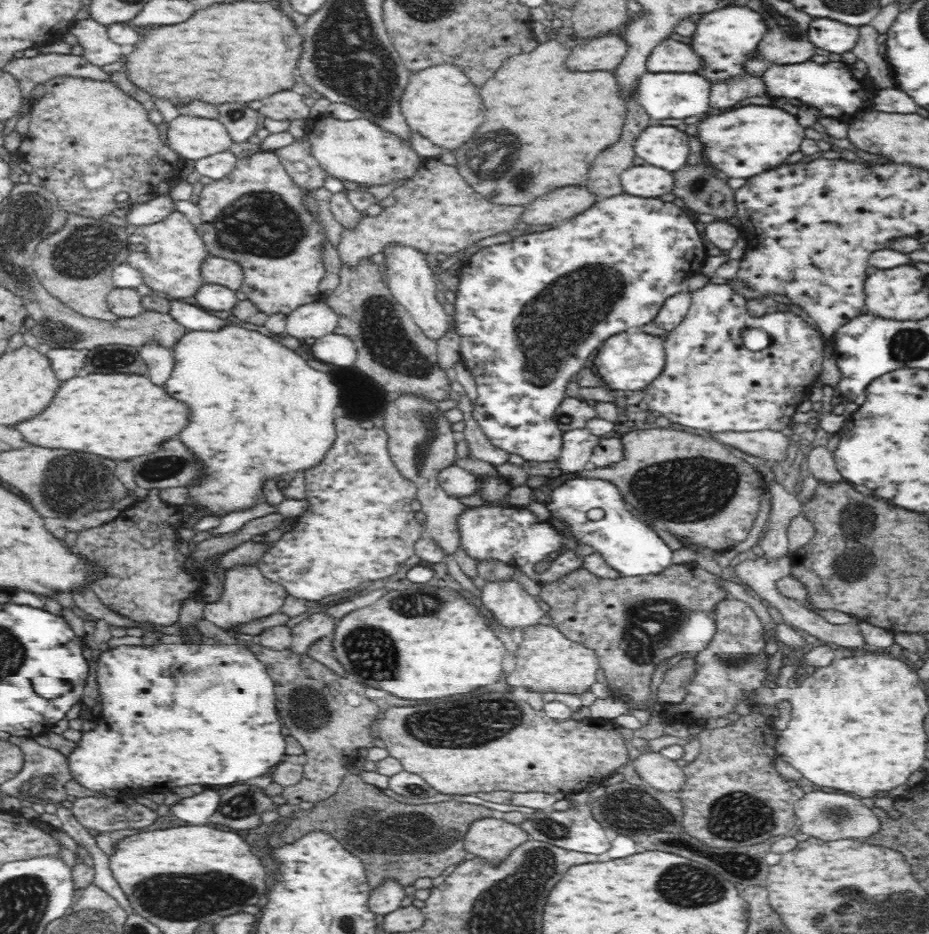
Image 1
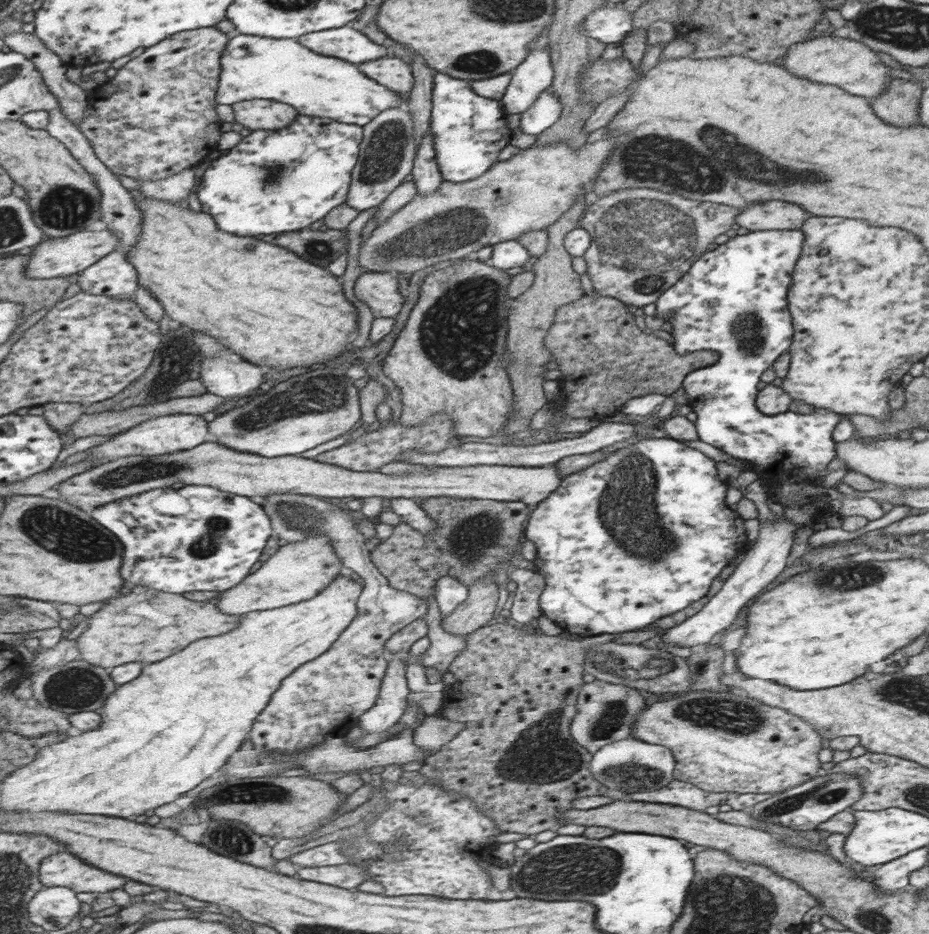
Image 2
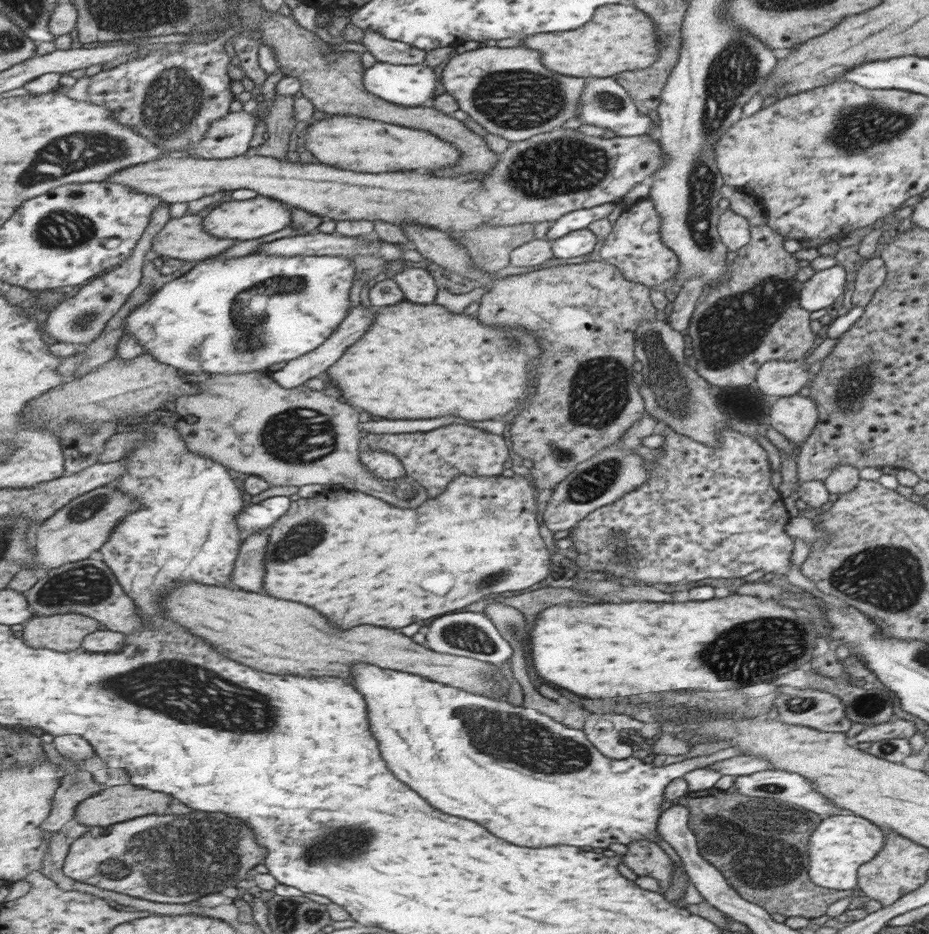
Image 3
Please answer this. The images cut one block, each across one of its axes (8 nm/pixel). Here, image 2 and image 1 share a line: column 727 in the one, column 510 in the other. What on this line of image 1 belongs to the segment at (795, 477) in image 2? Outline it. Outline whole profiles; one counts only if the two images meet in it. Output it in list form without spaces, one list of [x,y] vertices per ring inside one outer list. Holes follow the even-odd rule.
[[[623,192],[618,196],[605,197],[604,200],[596,201],[582,214],[559,224],[554,224],[553,227],[547,230],[525,233],[507,242],[479,248],[461,263],[461,267],[457,271],[458,285],[455,291],[454,303],[452,303],[454,313],[452,314],[451,322],[449,322],[451,324],[450,330],[460,335],[460,352],[463,366],[474,378],[478,378],[478,380],[475,380],[476,387],[478,387],[478,399],[473,405],[474,421],[480,425],[490,444],[495,446],[498,451],[504,450],[508,455],[519,456],[526,462],[557,463],[562,455],[562,444],[540,444],[540,446],[538,444],[522,444],[520,440],[516,440],[516,434],[514,434],[516,426],[522,426],[522,432],[524,432],[524,428],[532,428],[534,426],[534,430],[540,432],[542,440],[546,440],[546,442],[552,442],[556,438],[562,440],[563,433],[560,431],[560,434],[558,434],[557,426],[552,418],[554,418],[556,410],[564,401],[566,384],[568,384],[570,376],[574,376],[584,366],[587,366],[586,360],[588,360],[588,356],[594,352],[594,348],[599,349],[604,340],[608,340],[610,336],[620,334],[620,332],[624,332],[628,328],[648,324],[650,320],[656,318],[664,302],[672,294],[678,294],[682,290],[688,291],[688,278],[694,278],[696,274],[701,272],[708,255],[702,240],[700,240],[698,228],[694,226],[690,216],[686,216],[676,206],[674,208],[672,206],[674,204],[662,202],[658,198],[640,198],[640,196],[636,198],[636,196]]]

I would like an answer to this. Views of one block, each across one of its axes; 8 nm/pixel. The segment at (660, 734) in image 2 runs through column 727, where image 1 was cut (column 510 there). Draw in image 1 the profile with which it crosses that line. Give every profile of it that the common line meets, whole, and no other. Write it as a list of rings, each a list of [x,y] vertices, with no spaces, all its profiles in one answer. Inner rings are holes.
[[[472,692],[472,694],[462,694],[460,698],[448,698],[446,702],[448,704],[432,700],[432,704],[424,706],[392,706],[388,708],[388,712],[379,713],[384,716],[380,716],[378,728],[379,737],[384,742],[384,748],[389,756],[401,762],[404,771],[420,775],[441,795],[466,796],[466,794],[475,795],[479,792],[492,791],[574,793],[576,784],[578,790],[585,790],[591,783],[599,783],[608,777],[615,768],[624,766],[628,760],[625,738],[620,731],[606,730],[604,726],[594,726],[585,721],[577,722],[572,718],[558,722],[550,718],[544,710],[532,710],[528,702],[522,702],[512,694]],[[430,734],[436,746],[450,746],[450,748],[428,746]]]

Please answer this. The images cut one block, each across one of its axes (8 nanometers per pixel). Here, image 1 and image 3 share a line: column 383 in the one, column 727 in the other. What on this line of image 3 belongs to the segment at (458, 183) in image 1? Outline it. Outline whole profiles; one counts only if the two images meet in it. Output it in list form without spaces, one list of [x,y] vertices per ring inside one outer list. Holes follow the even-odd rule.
[[[729,208],[722,210],[717,223],[720,240],[725,248],[729,248],[729,252],[743,248],[752,239],[751,228],[745,217],[732,212]]]

